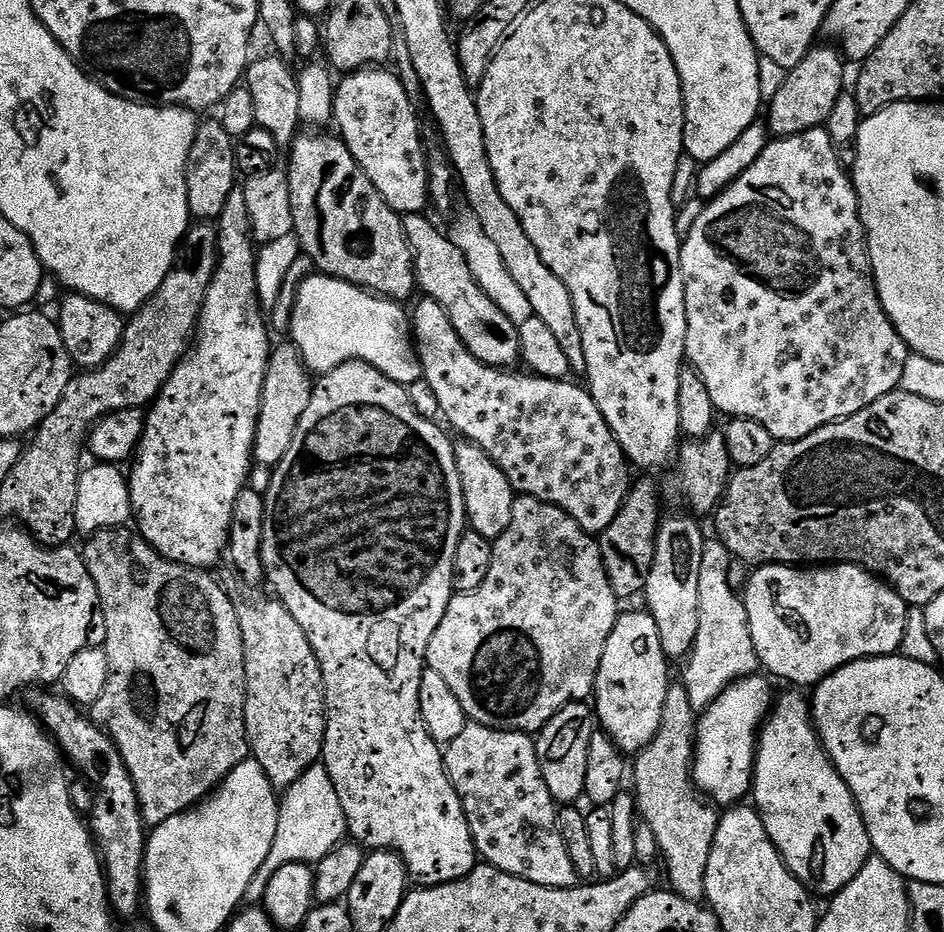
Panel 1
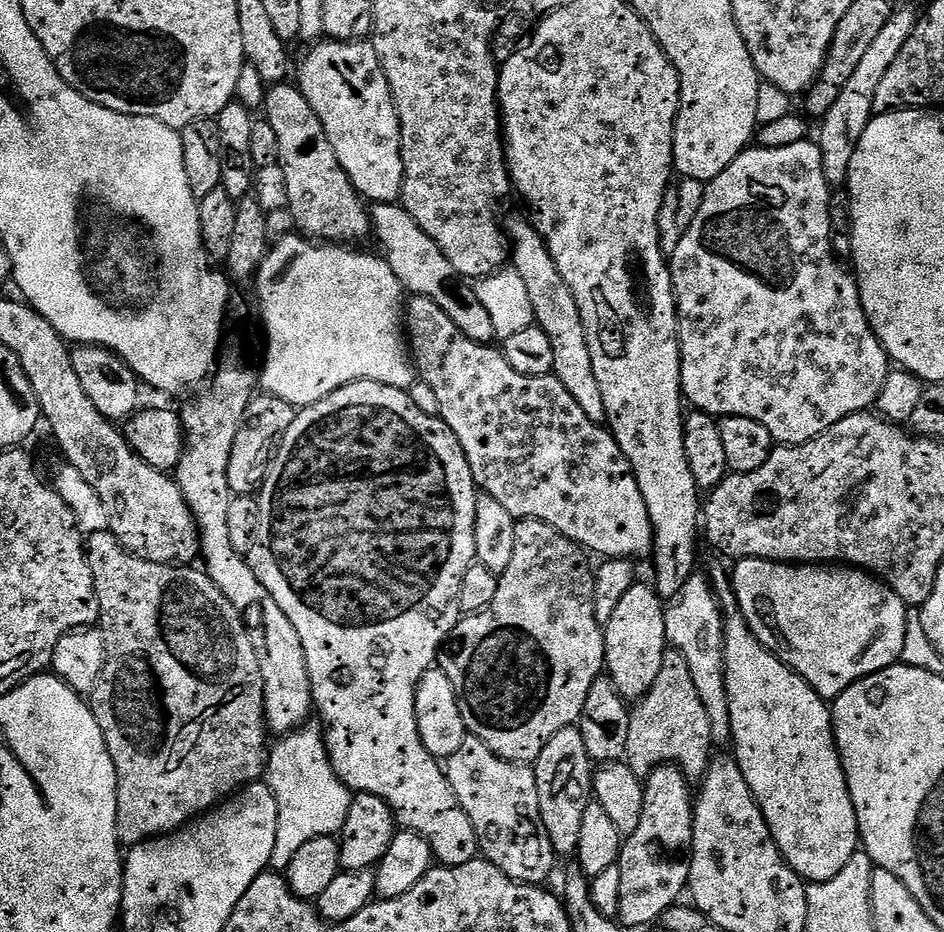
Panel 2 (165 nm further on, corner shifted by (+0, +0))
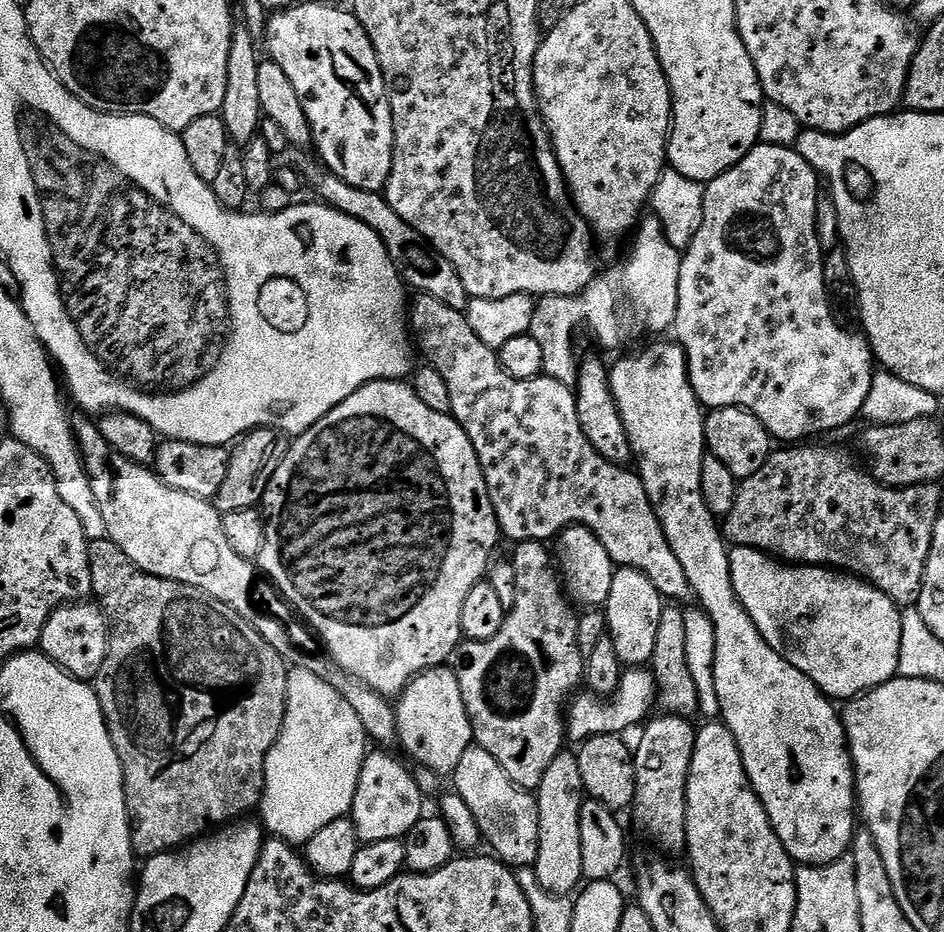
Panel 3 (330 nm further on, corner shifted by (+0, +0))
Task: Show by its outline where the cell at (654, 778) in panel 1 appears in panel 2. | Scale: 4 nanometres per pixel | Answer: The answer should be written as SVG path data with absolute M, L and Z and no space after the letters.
M677 650L665 651L662 670L652 689L631 709L630 735L626 741L626 763L635 776L646 778L662 764L675 764L689 781L703 781L714 759L710 717L694 686L690 665Z

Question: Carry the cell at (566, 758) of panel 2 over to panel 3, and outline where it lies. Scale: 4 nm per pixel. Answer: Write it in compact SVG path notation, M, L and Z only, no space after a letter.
M561 754L550 762L536 796L538 806L538 858L535 870L538 882L546 886L555 896L568 896L581 887L584 880L582 870L582 829L578 826L578 814L582 810L586 793L582 782L582 770L578 770L575 755Z

